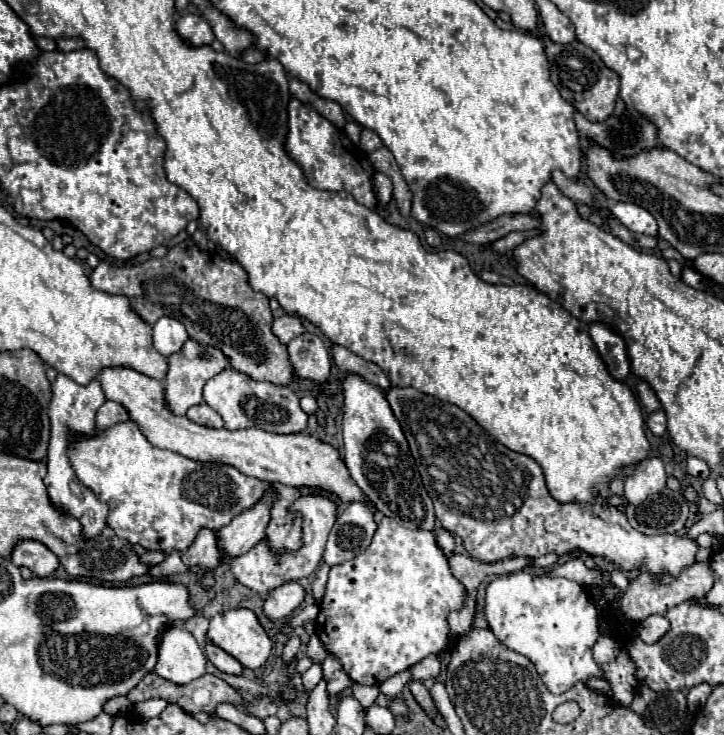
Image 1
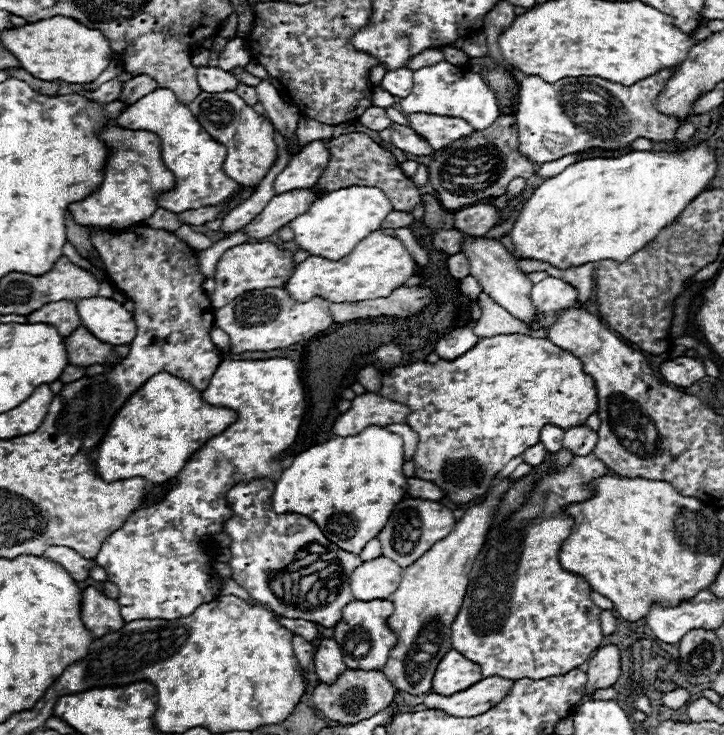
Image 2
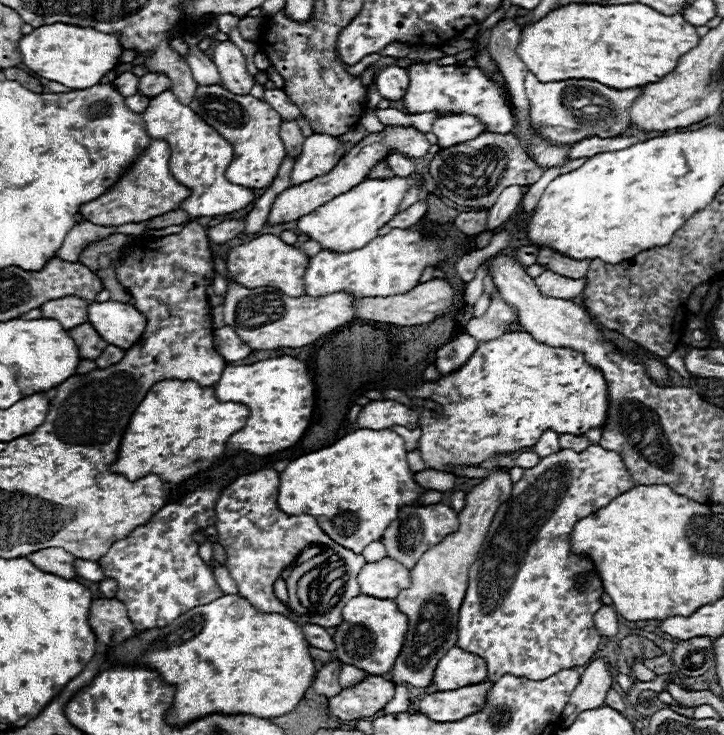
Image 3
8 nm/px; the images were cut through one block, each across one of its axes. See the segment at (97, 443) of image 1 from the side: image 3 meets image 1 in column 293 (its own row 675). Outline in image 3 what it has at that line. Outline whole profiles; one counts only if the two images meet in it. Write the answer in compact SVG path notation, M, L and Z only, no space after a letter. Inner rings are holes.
M592 444L590 448L586 448L584 452L574 452L574 450L560 450L558 454L552 454L552 456L546 456L542 458L534 468L528 468L524 470L524 476L520 482L514 484L512 488L512 496L508 502L504 502L494 520L492 520L492 526L482 542L482 550L476 558L476 562L472 564L470 568L470 582L468 582L468 592L464 596L464 602L460 606L460 618L458 618L458 642L456 646L470 652L470 654L476 654L480 658L486 660L486 668L488 668L488 680L496 682L498 678L502 678L502 674L518 674L518 678L548 678L550 674L556 674L558 670L566 670L566 668L574 668L574 666L582 666L586 662L590 662L590 658L594 656L594 652L598 650L598 644L602 640L600 632L596 630L594 626L594 614L598 612L598 608L602 606L600 602L600 596L604 594L604 586L600 582L600 576L594 568L594 564L586 558L578 558L578 556L570 556L570 544L568 544L568 538L576 526L576 522L580 522L582 518L586 518L588 514L592 514L594 510L602 508L608 504L608 500L616 498L618 494L630 490L634 484L632 484L632 478L628 474L628 470L624 468L624 462L622 458L616 454L616 452L610 452L610 450L604 450L602 446L598 444Z

